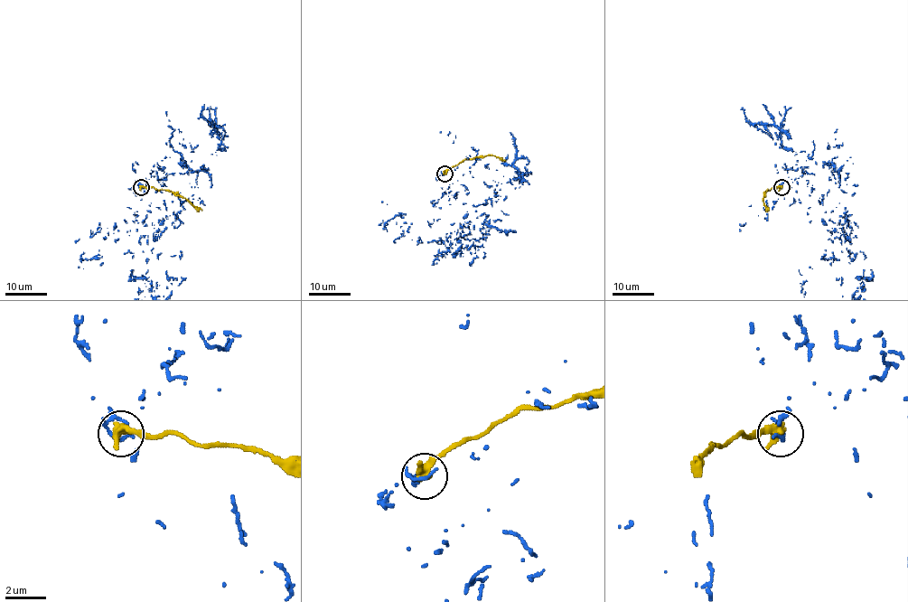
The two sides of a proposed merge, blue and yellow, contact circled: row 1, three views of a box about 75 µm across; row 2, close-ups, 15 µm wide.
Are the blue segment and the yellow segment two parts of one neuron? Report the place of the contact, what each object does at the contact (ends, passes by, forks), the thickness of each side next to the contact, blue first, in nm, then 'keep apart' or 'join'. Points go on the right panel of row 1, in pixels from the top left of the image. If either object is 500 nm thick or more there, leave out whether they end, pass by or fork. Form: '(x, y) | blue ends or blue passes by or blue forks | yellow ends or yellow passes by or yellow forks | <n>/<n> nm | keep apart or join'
(781, 187) | blue ends | yellow ends | 180/480 nm | keep apart

